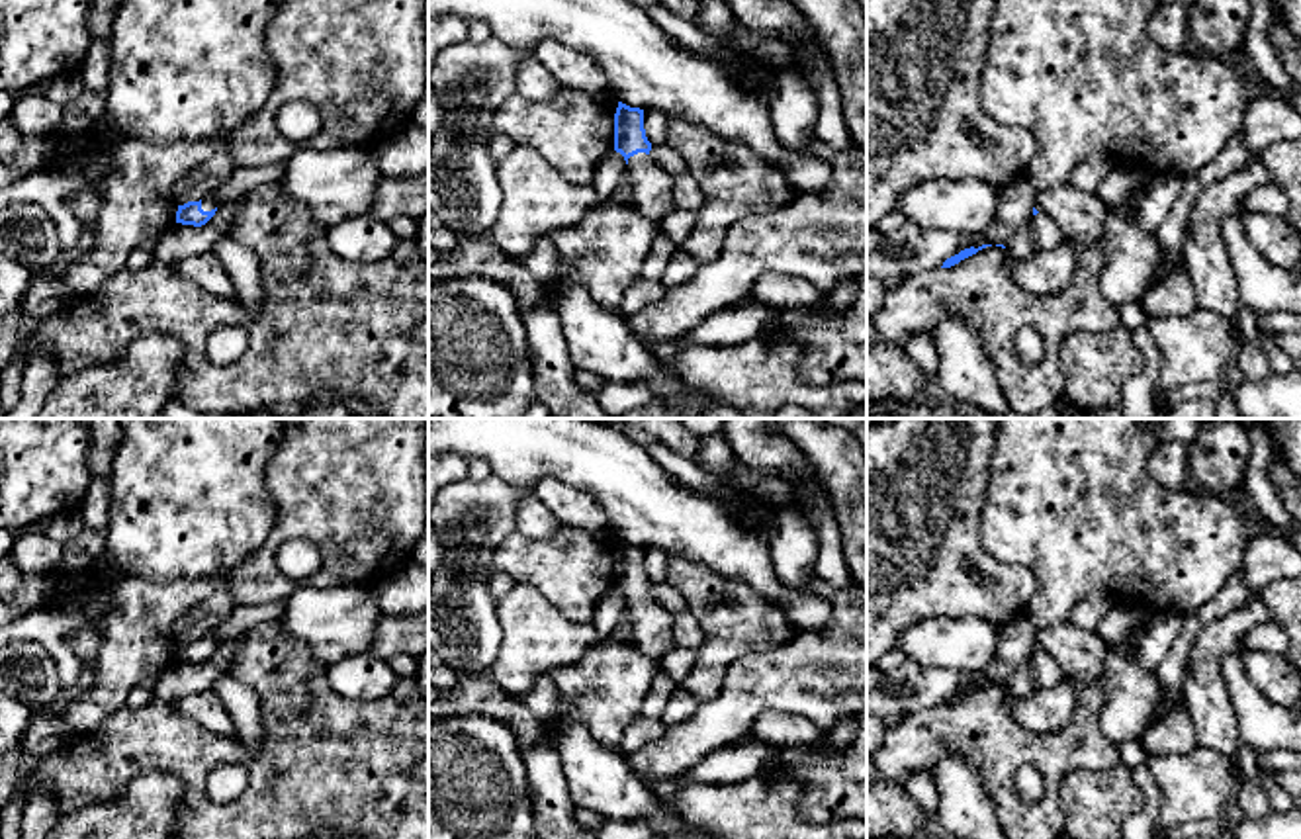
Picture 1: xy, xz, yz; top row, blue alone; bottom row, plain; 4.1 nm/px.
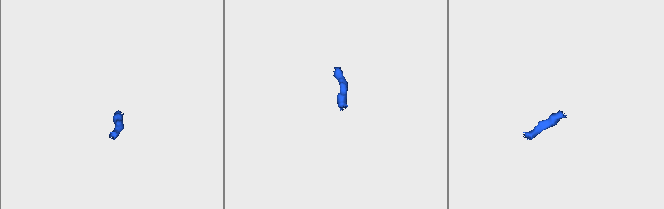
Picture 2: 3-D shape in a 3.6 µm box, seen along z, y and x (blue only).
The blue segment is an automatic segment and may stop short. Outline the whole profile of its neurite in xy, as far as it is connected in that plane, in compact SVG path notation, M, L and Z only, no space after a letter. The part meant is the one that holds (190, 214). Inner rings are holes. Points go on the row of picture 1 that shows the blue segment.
M203 198L200 201L188 201L178 205L176 223L202 227L205 225L217 211L217 203L213 198Z

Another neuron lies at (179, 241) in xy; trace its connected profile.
M243 198L217 209L202 227L174 223L158 235L153 262L176 264L188 256L209 252L221 237L231 235L241 203Z

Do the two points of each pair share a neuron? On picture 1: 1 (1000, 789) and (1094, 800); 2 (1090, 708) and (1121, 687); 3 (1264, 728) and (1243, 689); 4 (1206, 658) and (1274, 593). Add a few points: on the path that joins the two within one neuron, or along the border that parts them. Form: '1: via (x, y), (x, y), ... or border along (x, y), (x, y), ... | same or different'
1: border along (1098, 769), (1069, 769), (1061, 777), (1063, 818) | different
2: border along (1102, 673), (1104, 708), (1100, 730), (1116, 744) | different
3: via (1258, 718), (1247, 699) | same
4: border along (1258, 593), (1270, 620) | different

